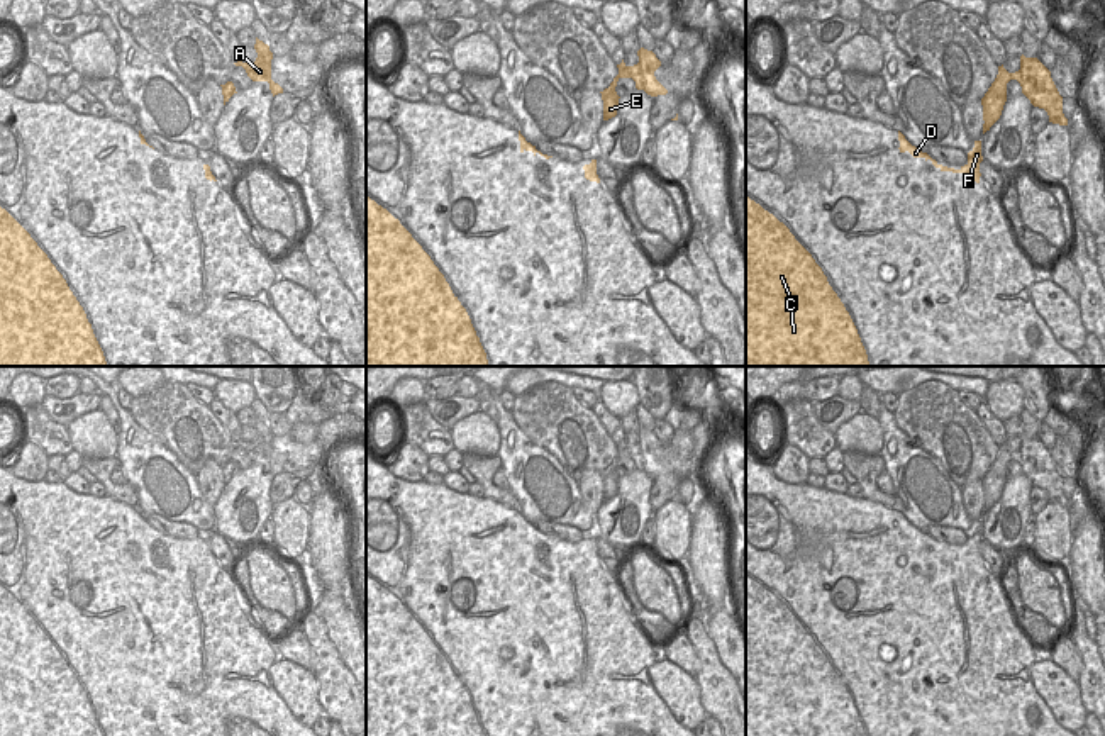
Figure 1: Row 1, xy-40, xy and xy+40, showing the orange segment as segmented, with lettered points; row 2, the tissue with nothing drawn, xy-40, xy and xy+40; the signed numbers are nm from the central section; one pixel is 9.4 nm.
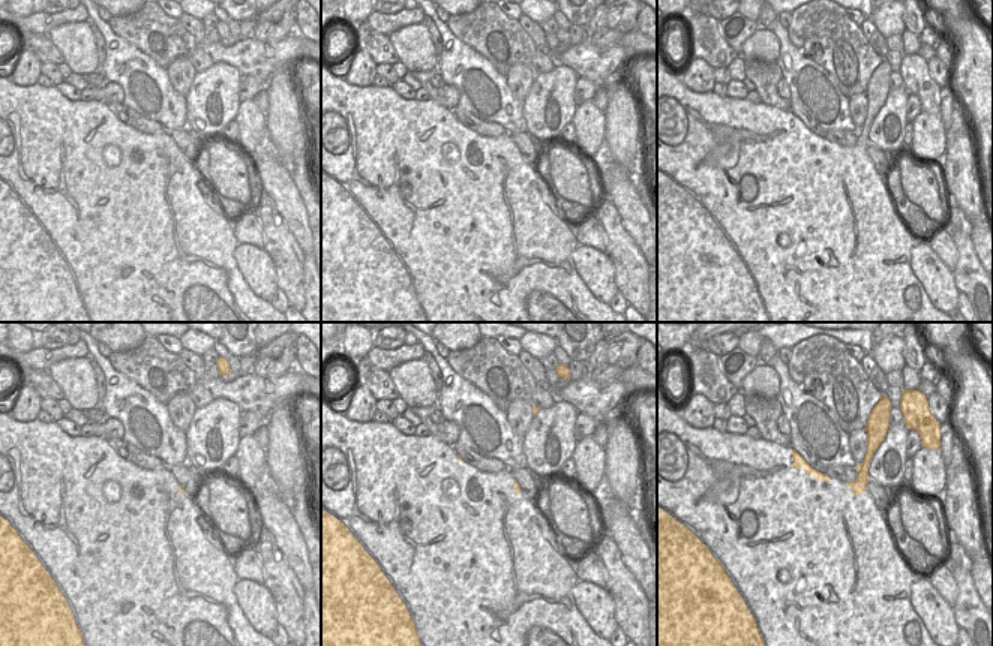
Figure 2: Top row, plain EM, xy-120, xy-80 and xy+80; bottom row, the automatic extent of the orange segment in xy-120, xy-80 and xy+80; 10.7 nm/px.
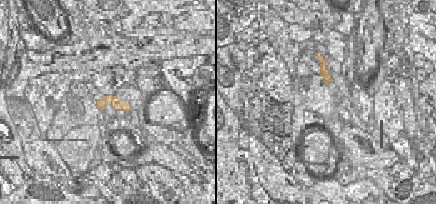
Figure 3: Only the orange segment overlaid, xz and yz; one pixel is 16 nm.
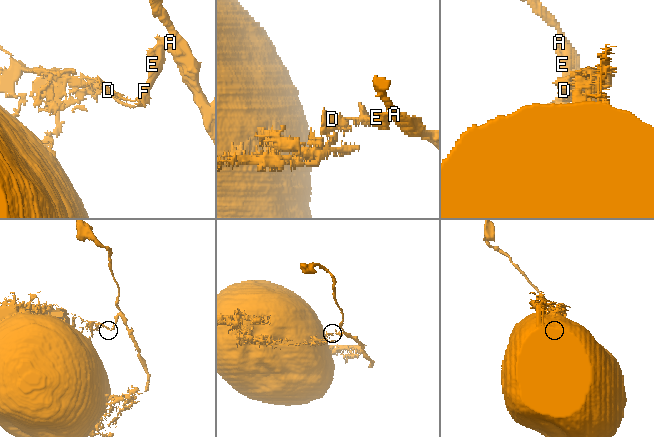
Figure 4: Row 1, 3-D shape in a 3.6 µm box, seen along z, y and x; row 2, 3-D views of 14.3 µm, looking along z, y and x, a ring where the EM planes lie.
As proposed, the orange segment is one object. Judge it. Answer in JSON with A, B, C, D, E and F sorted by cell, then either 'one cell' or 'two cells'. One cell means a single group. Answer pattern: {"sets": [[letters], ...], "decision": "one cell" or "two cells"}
{"sets": [["A"], ["B", "C", "D", "E", "F"]], "decision": "two cells"}

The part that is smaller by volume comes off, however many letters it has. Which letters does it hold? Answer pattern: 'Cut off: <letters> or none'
Cut off: A

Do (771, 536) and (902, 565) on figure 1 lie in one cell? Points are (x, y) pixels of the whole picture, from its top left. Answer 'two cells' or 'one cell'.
one cell

